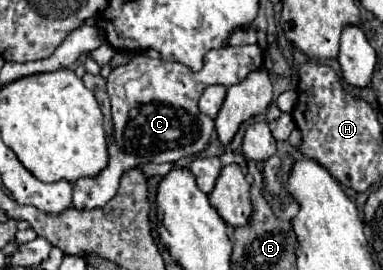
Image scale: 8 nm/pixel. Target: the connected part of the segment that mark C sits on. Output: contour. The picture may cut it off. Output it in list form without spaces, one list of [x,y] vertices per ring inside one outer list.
[[[225,46],[209,50],[201,70],[191,70],[181,62],[153,60],[137,54],[129,64],[115,68],[107,78],[111,96],[111,112],[115,124],[115,144],[109,144],[109,166],[97,178],[81,178],[73,186],[73,206],[77,210],[95,210],[105,206],[119,188],[119,178],[125,170],[149,162],[177,162],[183,156],[203,152],[215,132],[215,122],[199,112],[199,96],[211,84],[225,88],[239,84],[249,72],[263,66],[263,50],[253,46]]]

